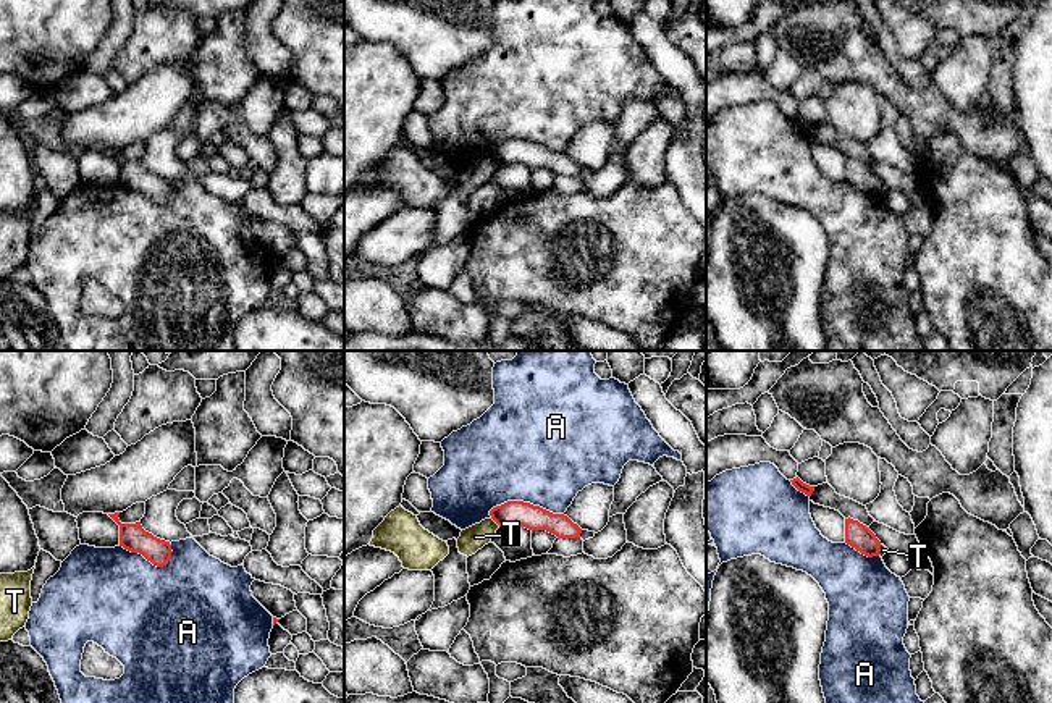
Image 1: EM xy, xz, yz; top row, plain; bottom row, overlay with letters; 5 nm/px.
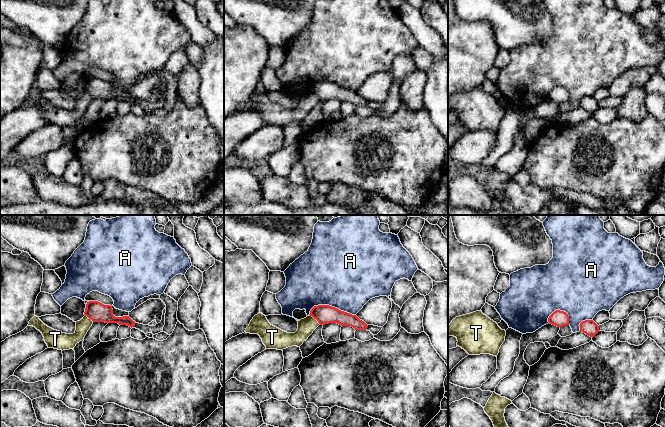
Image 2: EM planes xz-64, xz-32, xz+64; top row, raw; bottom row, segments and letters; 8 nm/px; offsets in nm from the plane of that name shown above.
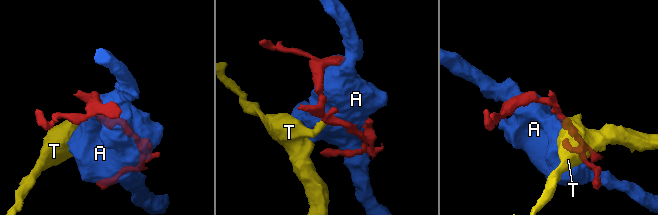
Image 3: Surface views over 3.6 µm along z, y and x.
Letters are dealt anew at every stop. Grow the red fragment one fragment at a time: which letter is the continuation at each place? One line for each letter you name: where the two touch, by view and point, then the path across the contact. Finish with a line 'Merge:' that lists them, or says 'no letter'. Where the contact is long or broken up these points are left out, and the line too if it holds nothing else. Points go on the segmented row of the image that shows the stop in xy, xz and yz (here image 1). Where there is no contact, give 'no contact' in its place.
Merge: no letter

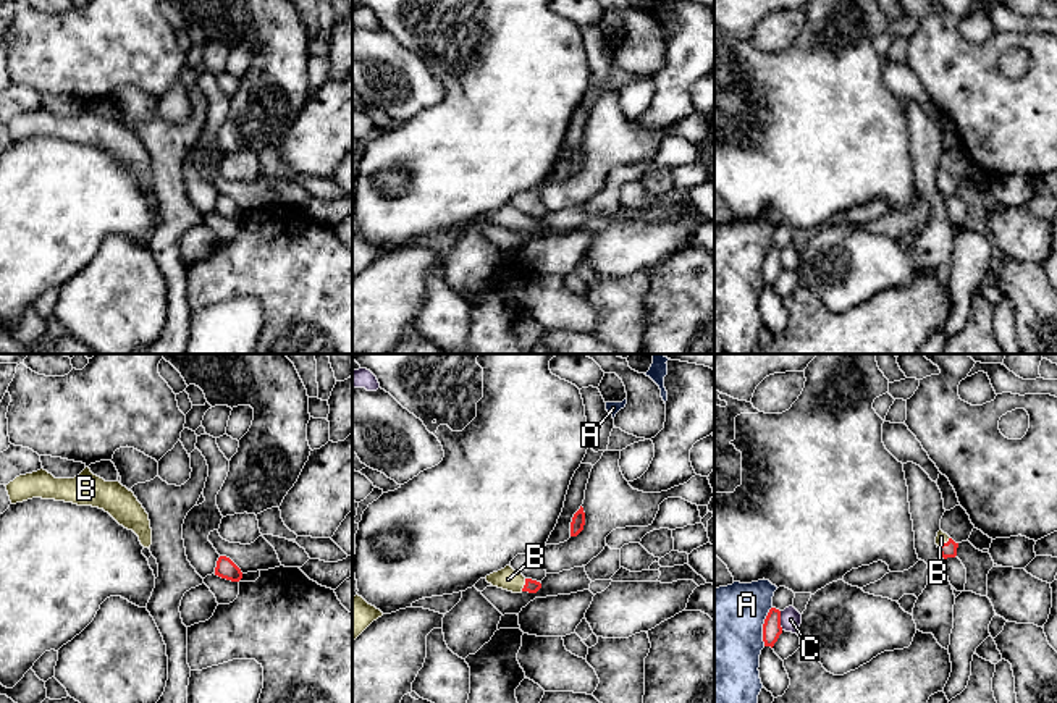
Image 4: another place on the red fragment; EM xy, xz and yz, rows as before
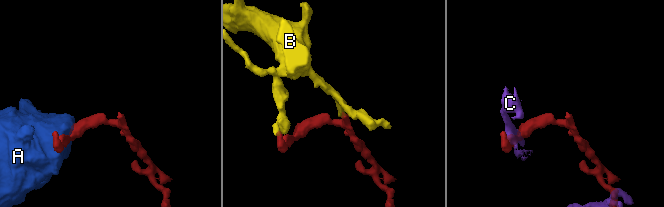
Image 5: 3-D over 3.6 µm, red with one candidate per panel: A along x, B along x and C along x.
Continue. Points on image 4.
B: meets red in xz at (524, 585); runs through xz (530, 585), (524, 585), (508, 579)
Merge: B

